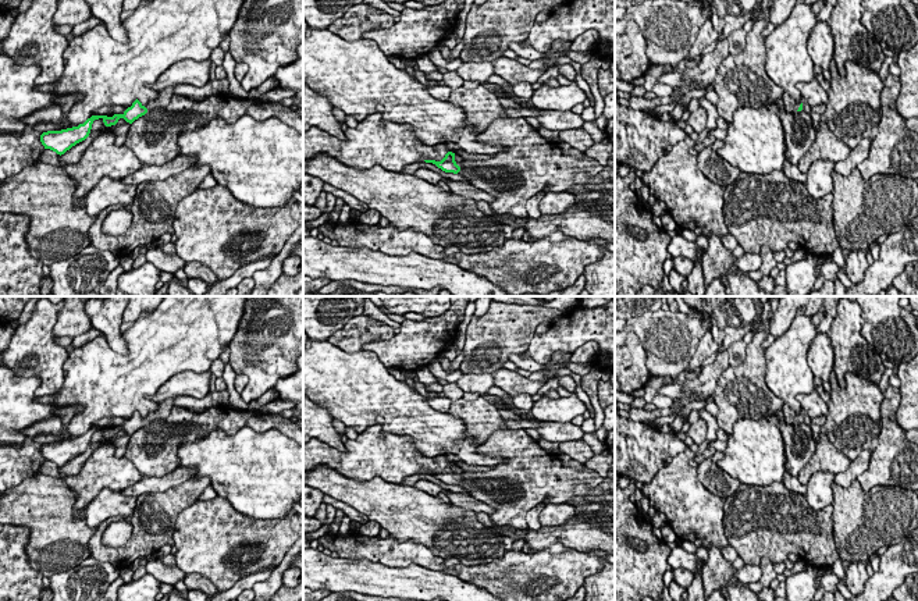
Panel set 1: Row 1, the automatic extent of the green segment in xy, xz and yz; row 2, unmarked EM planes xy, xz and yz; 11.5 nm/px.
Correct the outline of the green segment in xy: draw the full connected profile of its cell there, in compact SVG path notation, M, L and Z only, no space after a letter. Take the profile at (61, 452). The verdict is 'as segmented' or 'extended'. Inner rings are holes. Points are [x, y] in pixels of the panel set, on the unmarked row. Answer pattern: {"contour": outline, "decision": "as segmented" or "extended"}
{"contour": "M175 398L166 399L160 403L157 409L153 412L149 412L146 417L143 417L138 410L132 415L131 419L128 419L122 426L114 426L113 428L107 427L92 427L88 430L83 435L79 435L78 438L61 441L61 442L47 442L40 447L40 454L45 458L45 460L50 460L56 463L57 466L64 466L67 462L70 462L76 455L85 452L92 441L92 435L95 431L102 430L106 438L115 437L120 430L124 430L127 434L132 435L139 428L145 427L147 423L157 420L157 419L166 419L172 408L174 408Z", "decision": "extended"}

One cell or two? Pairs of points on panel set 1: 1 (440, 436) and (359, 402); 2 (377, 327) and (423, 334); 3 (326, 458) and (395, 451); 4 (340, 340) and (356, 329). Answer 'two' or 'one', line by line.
1: one
2: two
3: one
4: one

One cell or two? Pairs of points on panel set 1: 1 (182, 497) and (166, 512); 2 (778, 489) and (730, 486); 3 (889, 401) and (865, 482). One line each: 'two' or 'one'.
1: one
2: two
3: one

